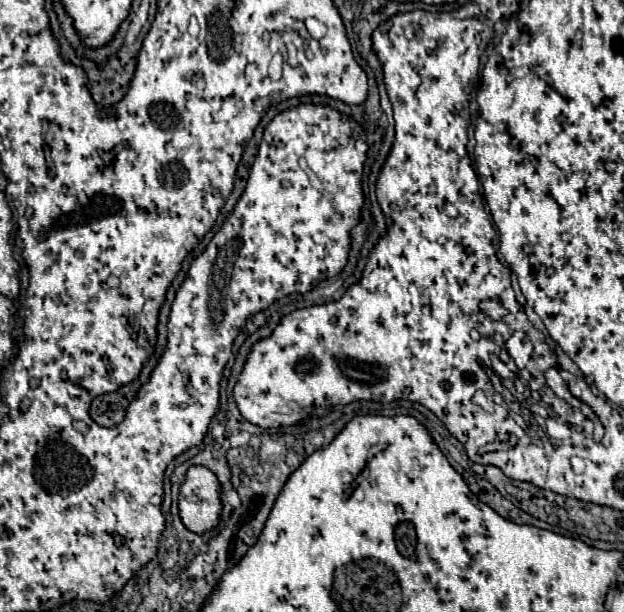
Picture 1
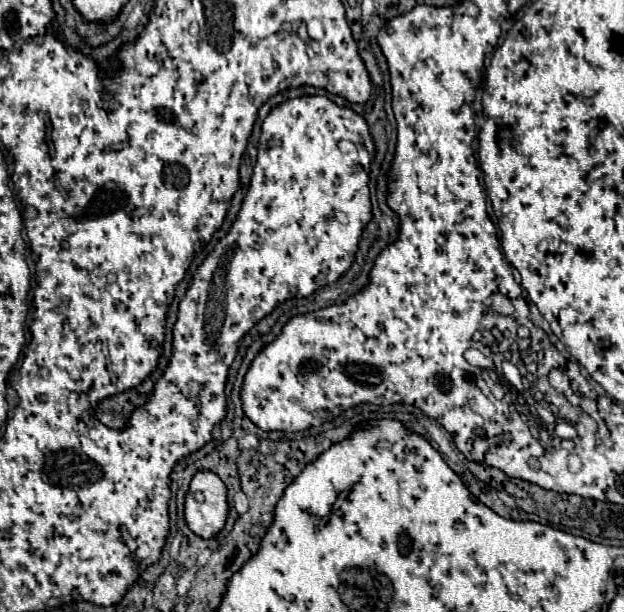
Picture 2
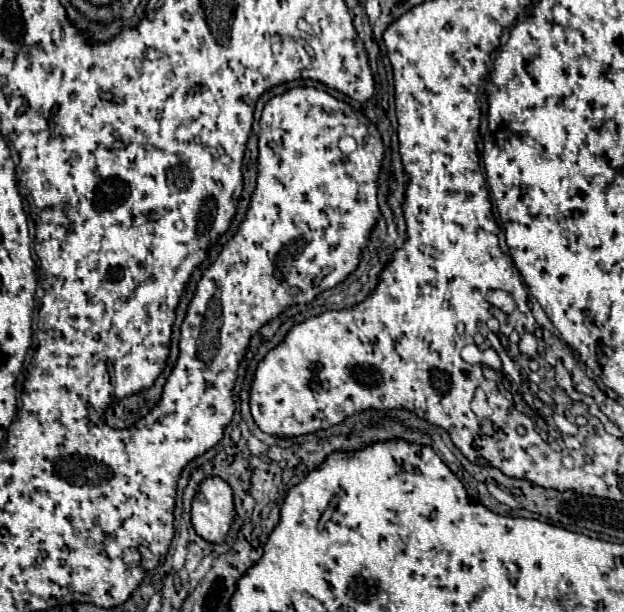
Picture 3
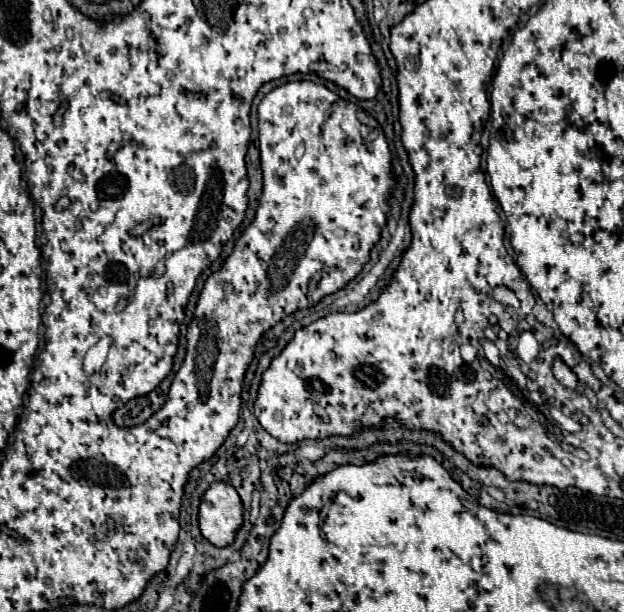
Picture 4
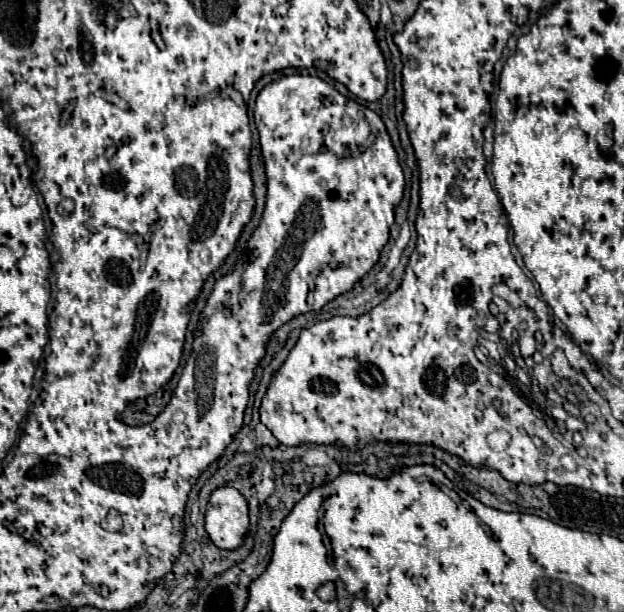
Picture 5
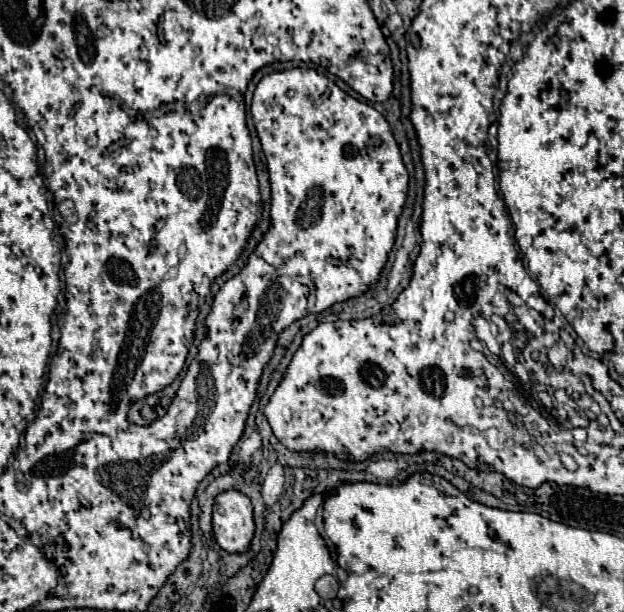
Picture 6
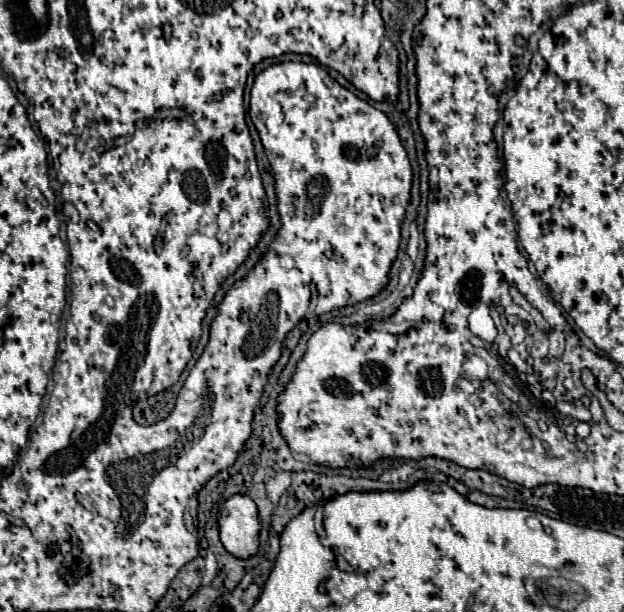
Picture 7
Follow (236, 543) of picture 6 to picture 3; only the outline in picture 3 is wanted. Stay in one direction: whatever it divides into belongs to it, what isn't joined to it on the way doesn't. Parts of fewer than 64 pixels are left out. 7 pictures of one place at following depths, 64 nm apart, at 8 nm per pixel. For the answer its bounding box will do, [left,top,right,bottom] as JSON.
[192,478,234,544]

